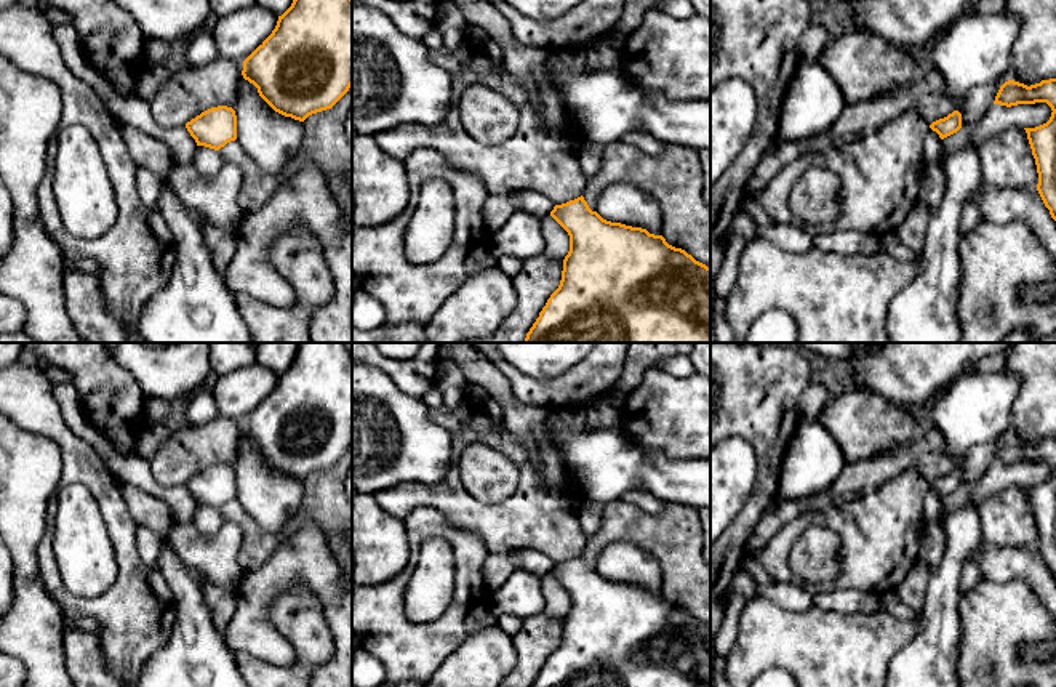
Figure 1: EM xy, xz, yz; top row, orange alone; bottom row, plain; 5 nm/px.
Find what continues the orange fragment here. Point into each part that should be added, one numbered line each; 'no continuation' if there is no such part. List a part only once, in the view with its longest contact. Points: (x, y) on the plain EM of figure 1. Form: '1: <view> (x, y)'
no continuation

